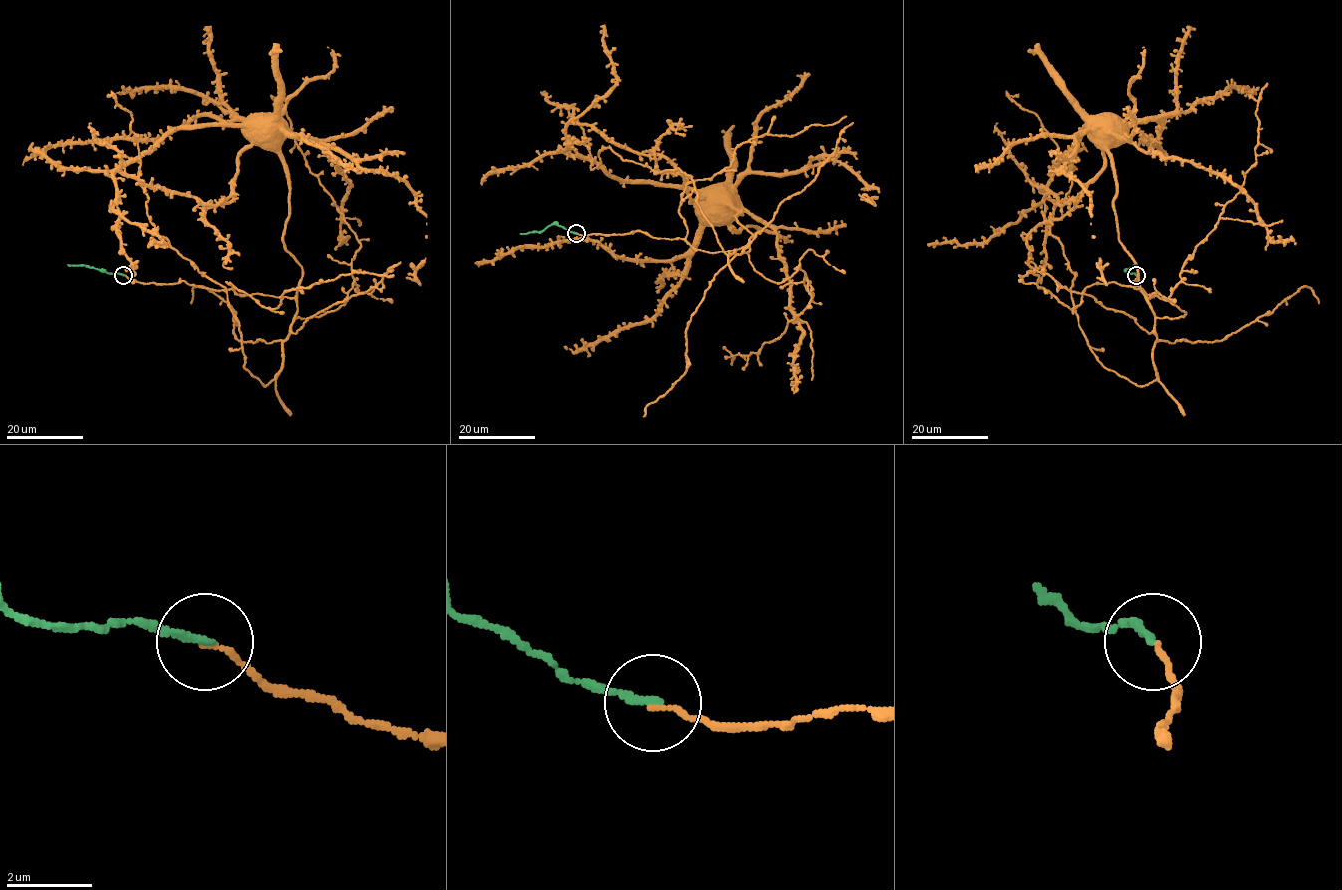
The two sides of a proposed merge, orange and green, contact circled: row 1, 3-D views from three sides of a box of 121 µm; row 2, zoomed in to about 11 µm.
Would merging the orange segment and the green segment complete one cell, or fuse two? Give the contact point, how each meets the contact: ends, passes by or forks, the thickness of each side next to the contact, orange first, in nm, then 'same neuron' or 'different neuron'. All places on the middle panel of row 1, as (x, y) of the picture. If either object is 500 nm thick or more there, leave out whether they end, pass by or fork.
(576, 233) | orange ends | green ends | 120/180 nm | same neuron

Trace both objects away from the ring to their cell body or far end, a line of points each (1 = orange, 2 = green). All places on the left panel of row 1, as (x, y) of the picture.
1: (124, 274), (141, 283), (181, 281), (294, 297), (301, 267), (283, 239), (289, 173), (262, 135)
2: (124, 274), (68, 265)

